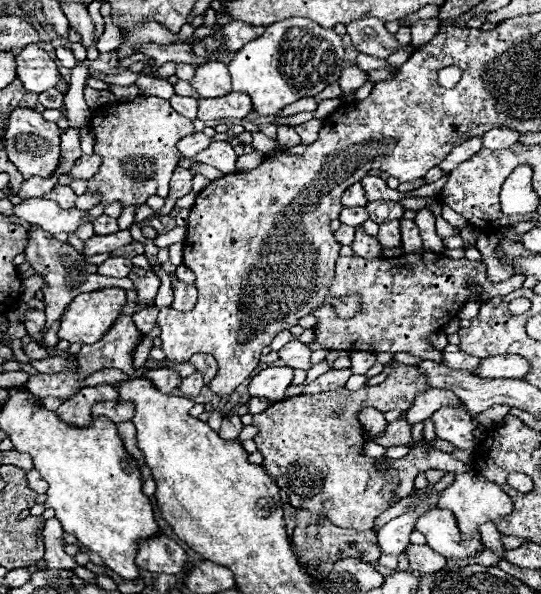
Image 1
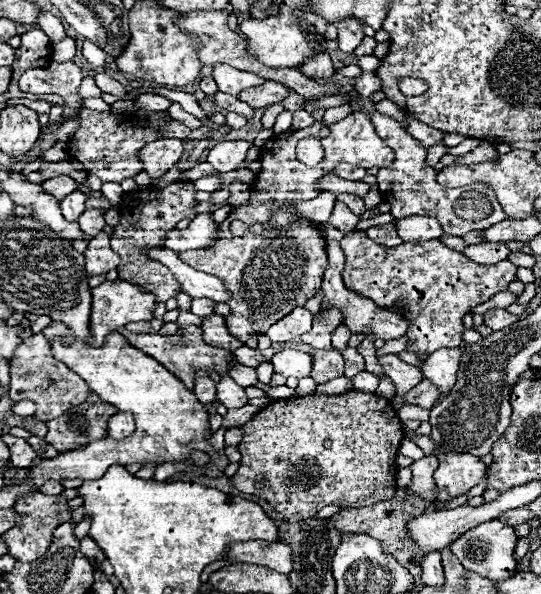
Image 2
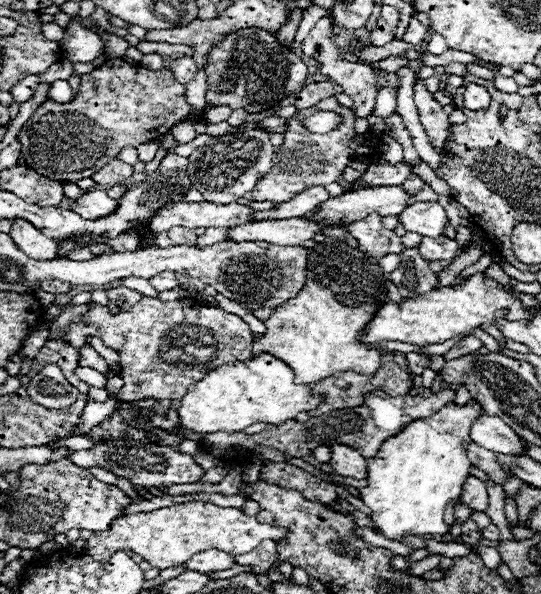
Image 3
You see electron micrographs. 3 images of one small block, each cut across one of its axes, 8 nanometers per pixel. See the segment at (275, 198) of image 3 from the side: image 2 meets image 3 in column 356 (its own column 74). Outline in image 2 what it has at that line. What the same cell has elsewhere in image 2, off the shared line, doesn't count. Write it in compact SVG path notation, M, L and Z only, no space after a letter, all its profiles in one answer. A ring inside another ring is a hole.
M82 108L78 114L80 128L76 134L68 140L68 152L70 156L84 164L84 170L88 174L98 176L102 182L116 182L120 184L126 178L134 178L136 174L144 172L144 164L140 160L140 150L158 140L160 134L154 128L142 128L136 126L132 120L126 118L126 114L114 114L114 112L94 112L88 108Z

